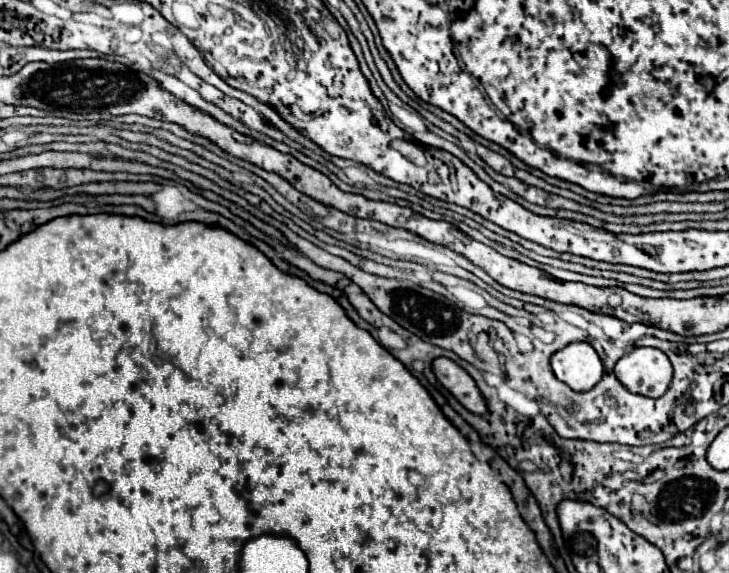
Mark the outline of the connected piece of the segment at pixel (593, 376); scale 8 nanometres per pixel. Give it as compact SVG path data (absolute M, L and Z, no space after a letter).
M573 342L551 356L555 376L575 392L591 390L603 376L603 362L589 342Z

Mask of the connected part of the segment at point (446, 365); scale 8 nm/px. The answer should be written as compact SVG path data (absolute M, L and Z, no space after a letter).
M435 358L433 372L437 380L443 384L443 388L447 388L469 412L487 414L487 406L483 396L479 394L479 388L461 366L457 366L449 358Z

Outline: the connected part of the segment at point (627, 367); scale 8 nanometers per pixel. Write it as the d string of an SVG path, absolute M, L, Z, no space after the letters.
M635 348L617 362L615 374L629 392L659 398L671 384L673 366L657 348Z

